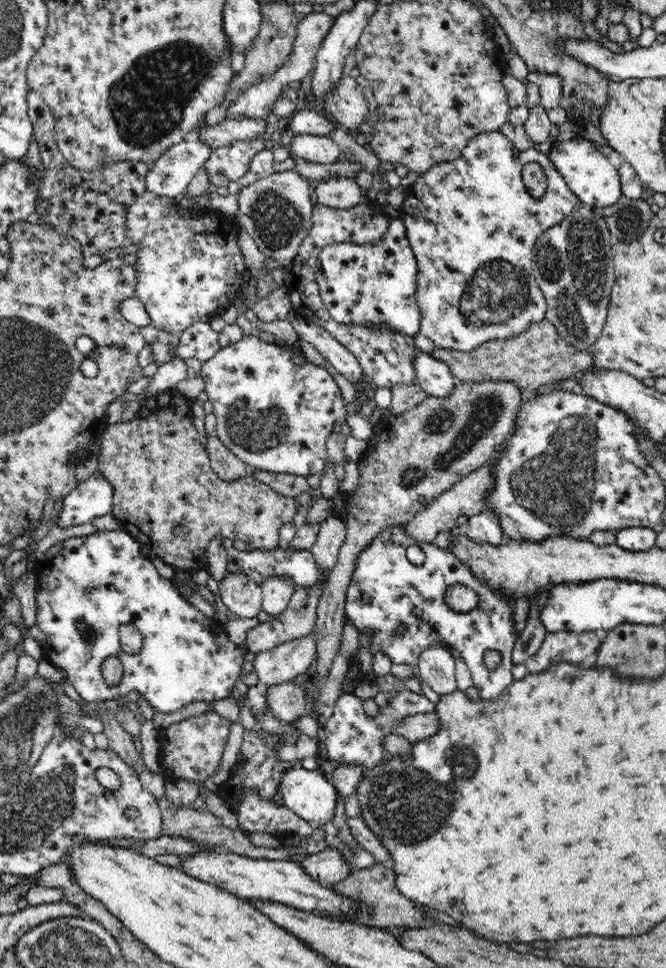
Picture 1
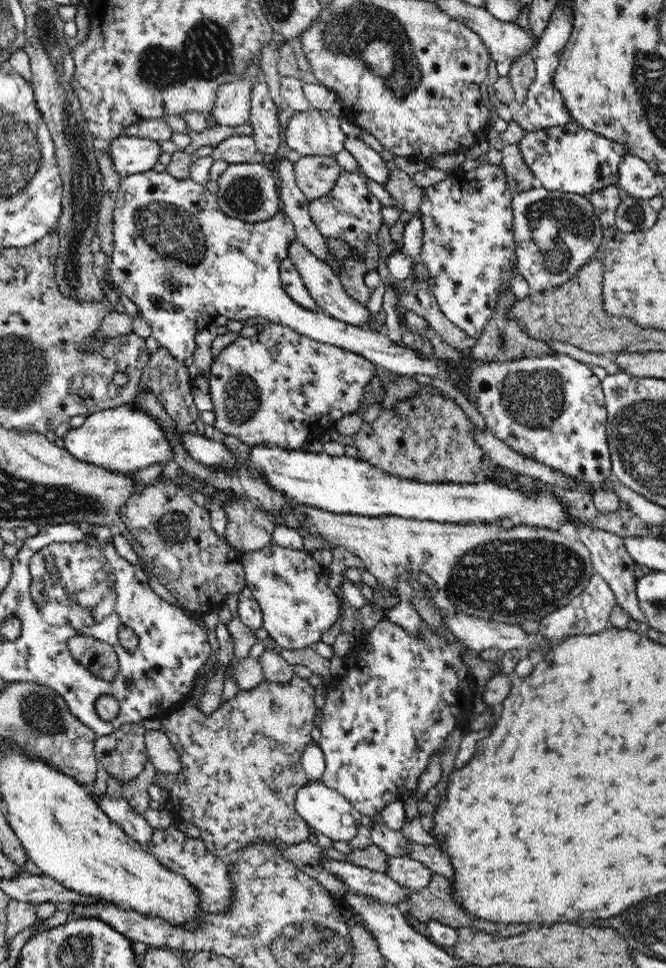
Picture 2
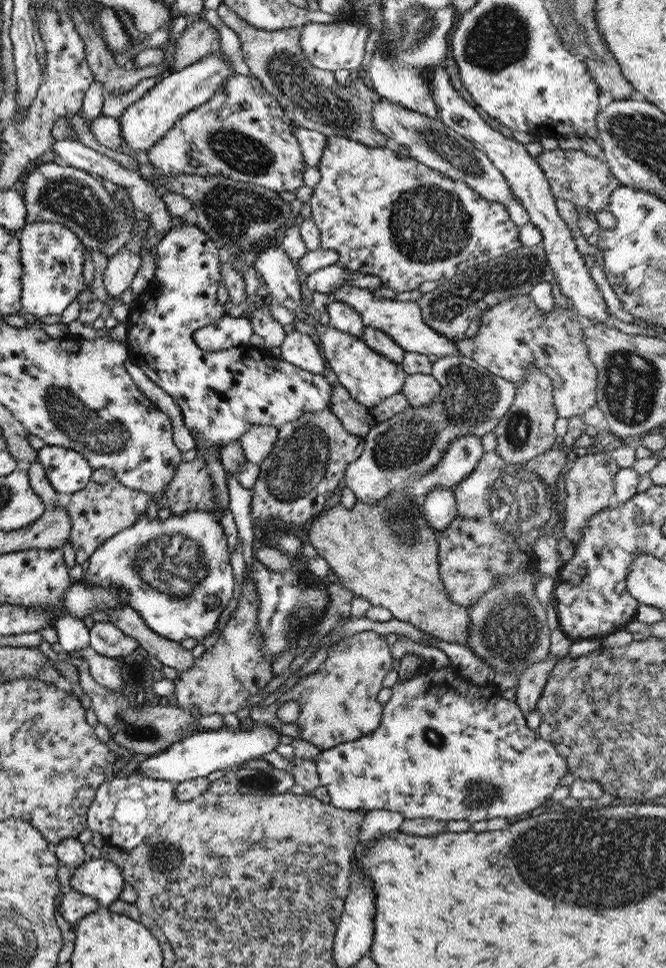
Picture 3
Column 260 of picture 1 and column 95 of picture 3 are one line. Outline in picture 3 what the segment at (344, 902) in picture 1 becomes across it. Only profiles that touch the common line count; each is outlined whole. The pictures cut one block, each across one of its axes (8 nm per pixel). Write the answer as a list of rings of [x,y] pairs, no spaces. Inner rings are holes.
[[[86,859],[72,871],[69,886],[72,890],[94,898],[99,906],[107,907],[125,884],[120,868],[106,859]]]

